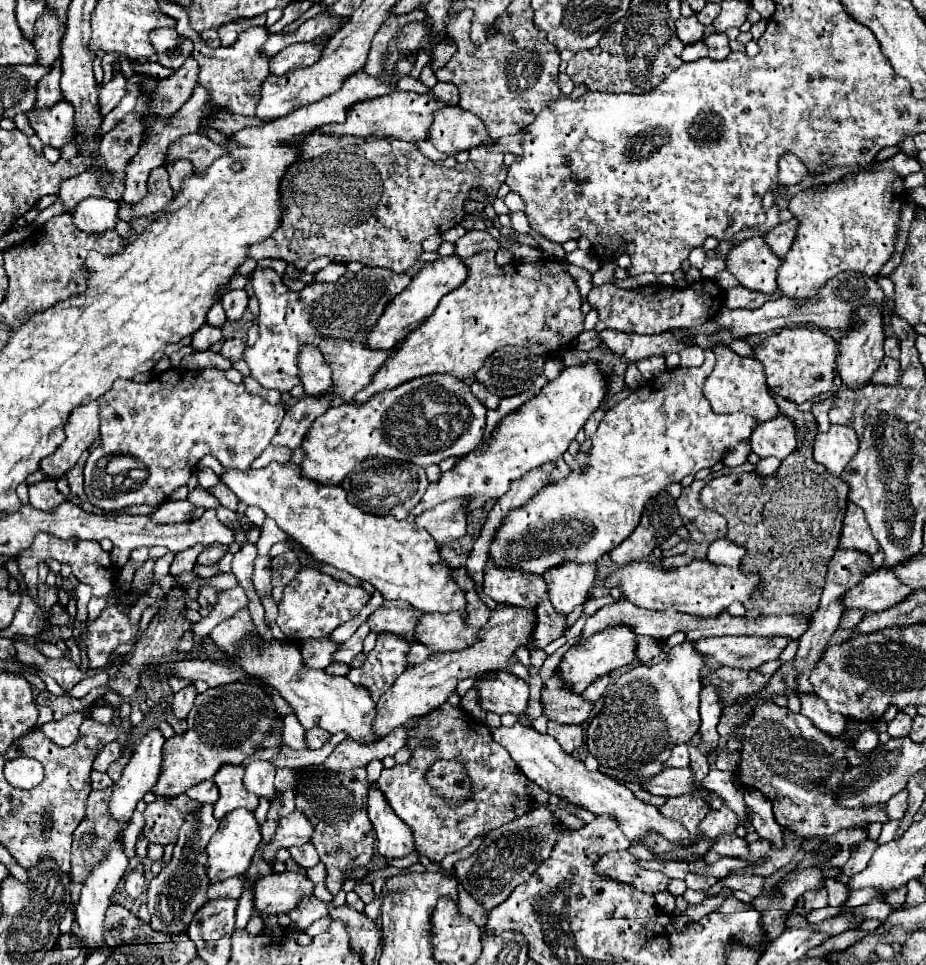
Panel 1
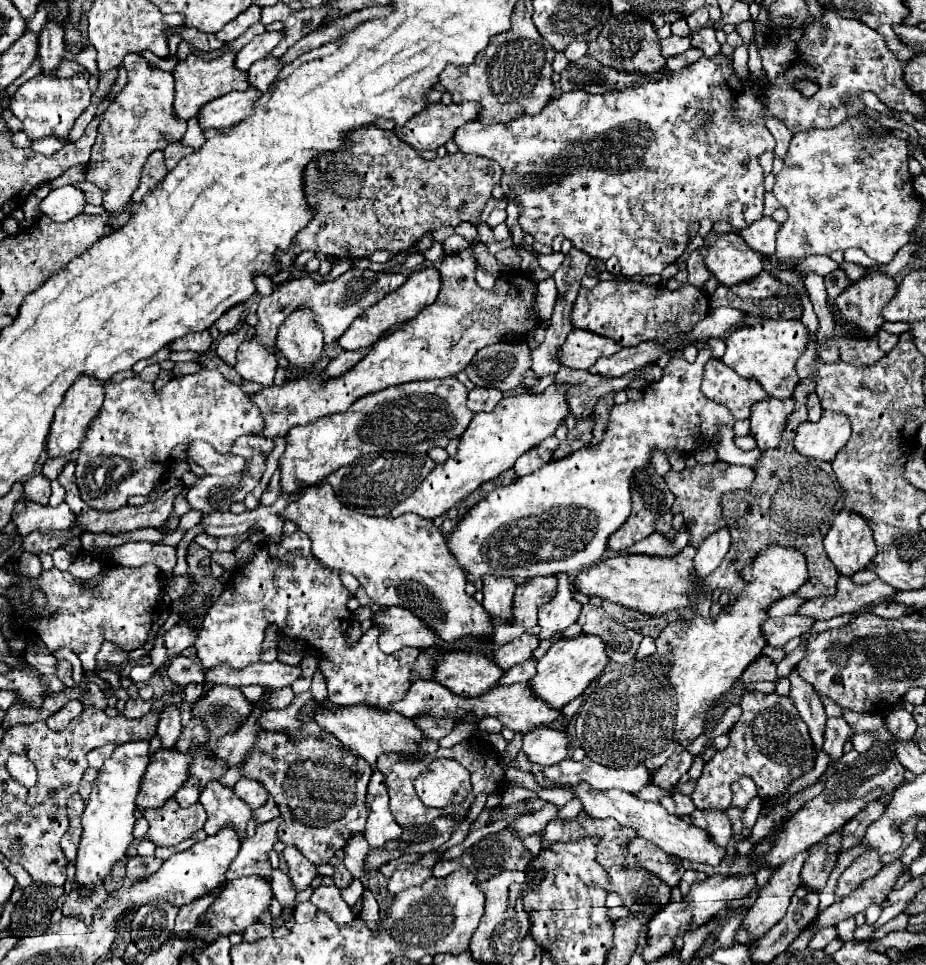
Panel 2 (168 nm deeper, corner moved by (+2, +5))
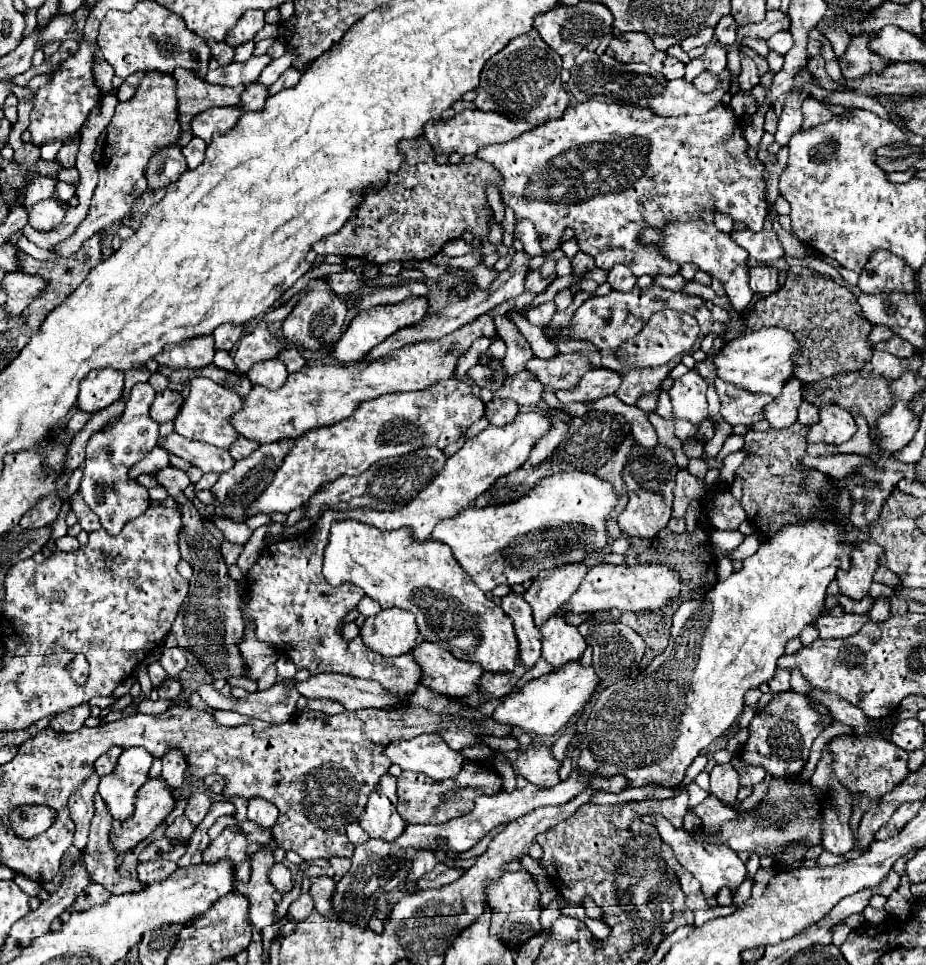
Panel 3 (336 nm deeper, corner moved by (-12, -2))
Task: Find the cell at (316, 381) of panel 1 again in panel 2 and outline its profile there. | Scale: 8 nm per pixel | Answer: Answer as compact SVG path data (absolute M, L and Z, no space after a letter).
M298 308L298 312L292 312L292 316L284 320L276 336L276 348L296 368L310 368L320 360L324 340L308 308Z

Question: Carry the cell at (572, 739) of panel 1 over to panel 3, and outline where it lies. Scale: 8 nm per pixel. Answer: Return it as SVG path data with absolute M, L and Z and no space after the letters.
M546 745L526 747L512 765L516 773L524 775L534 785L552 787L560 781L560 775L558 775L560 761L552 755L552 749Z

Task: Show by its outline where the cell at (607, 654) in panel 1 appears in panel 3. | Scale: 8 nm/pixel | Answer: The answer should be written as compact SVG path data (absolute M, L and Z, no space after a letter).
M570 661L564 667L550 671L548 675L528 681L518 693L500 703L492 717L500 723L508 723L536 735L554 735L564 725L568 725L576 717L576 713L590 701L598 683L600 679L594 671L594 665L584 667L580 661Z

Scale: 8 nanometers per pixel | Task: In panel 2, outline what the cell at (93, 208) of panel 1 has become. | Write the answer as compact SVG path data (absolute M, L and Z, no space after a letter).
M62 186L50 190L50 194L40 202L40 212L54 222L66 222L84 210L84 194L74 186Z

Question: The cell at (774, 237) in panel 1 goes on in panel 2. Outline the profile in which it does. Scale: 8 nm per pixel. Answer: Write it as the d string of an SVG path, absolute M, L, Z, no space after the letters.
M760 218L756 224L740 230L738 234L744 238L744 242L766 256L772 256L776 250L776 232L780 224L774 218Z

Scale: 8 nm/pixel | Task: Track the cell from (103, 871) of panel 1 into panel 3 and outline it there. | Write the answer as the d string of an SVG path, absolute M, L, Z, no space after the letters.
M142 747L124 749L114 771L100 779L98 793L102 795L108 813L114 821L128 821L134 815L136 791L146 783L152 767L152 755Z

